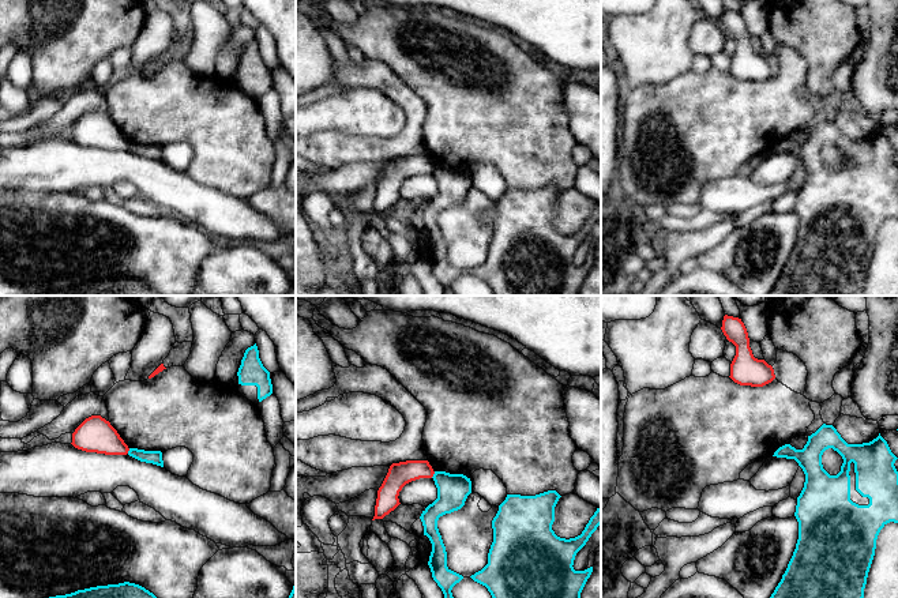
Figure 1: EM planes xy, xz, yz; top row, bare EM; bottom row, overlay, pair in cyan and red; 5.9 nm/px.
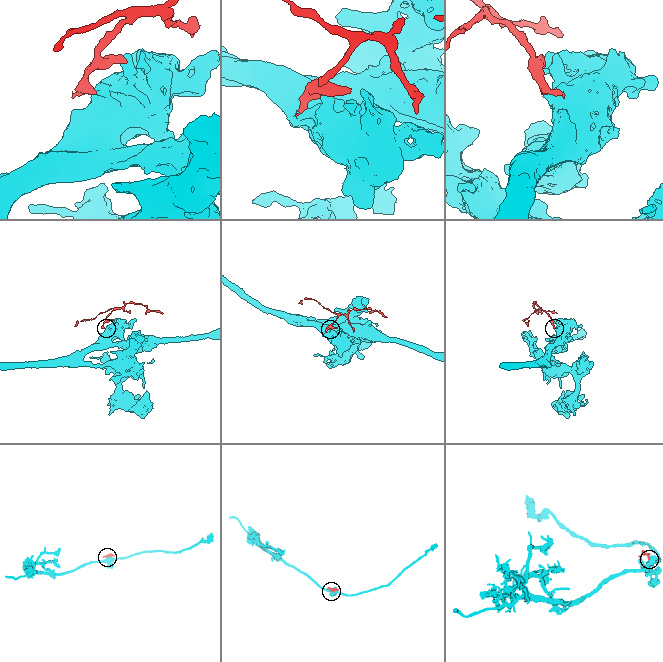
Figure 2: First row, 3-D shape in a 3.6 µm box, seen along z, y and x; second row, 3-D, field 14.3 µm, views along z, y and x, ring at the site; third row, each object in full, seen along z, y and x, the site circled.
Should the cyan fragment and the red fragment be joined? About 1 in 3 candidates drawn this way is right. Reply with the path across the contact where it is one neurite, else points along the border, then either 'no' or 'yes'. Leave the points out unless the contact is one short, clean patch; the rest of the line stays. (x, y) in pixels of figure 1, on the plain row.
border along xz (435, 166), (431, 172); no

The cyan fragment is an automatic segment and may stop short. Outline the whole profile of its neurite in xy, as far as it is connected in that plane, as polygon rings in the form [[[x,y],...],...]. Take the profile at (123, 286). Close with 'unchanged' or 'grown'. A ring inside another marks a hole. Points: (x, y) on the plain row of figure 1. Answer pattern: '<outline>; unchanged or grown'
[[[124,277],[119,279],[97,281],[78,285],[65,290],[56,290],[40,296],[161,296],[144,282]]]; unchanged

